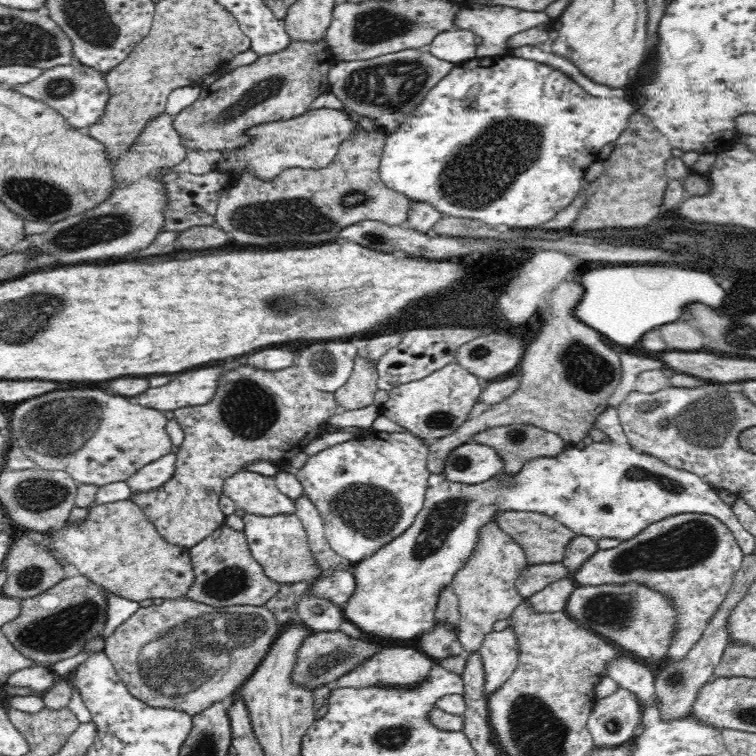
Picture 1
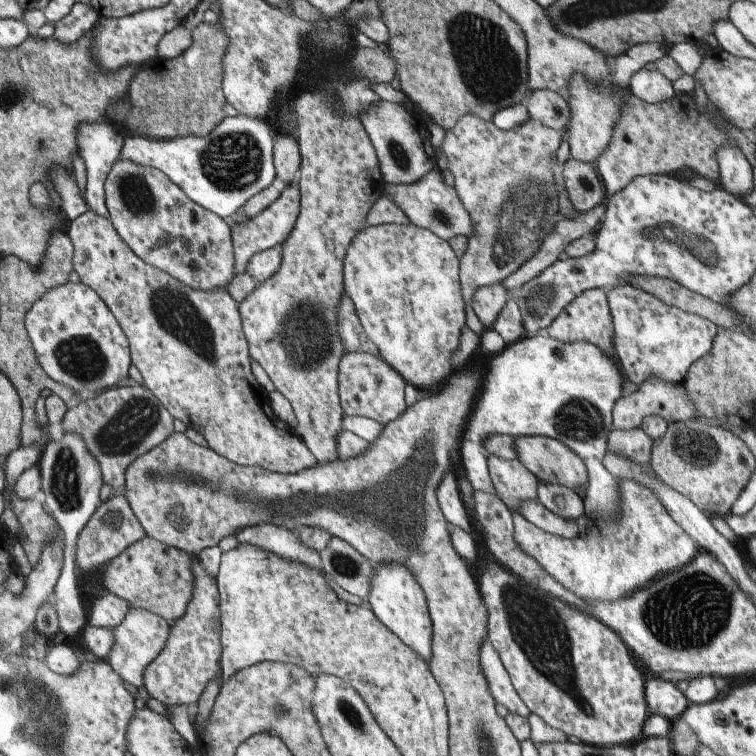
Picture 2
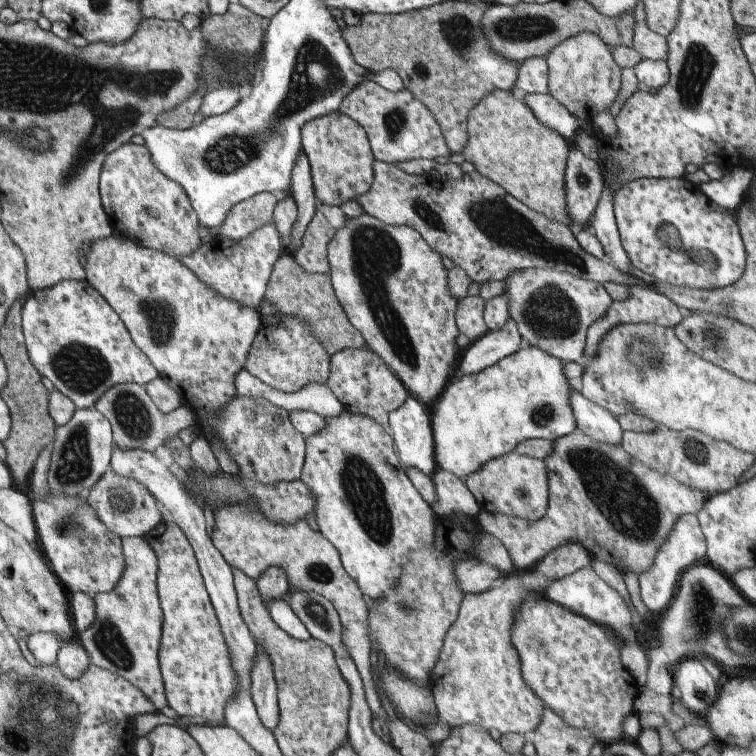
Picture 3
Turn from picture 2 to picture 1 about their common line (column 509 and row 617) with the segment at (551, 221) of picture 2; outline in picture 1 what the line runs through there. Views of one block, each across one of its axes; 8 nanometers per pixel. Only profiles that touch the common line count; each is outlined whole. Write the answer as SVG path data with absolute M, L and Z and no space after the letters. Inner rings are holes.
M190 598L184 600L164 600L160 605L151 605L148 607L140 607L130 618L127 618L116 627L116 630L107 636L105 655L109 658L113 667L116 669L120 680L124 682L126 688L129 690L132 696L135 696L138 700L141 700L144 704L151 706L152 708L166 708L175 709L178 712L187 712L194 716L194 714L200 714L204 712L206 708L210 708L212 704L218 704L218 702L226 702L236 694L241 688L242 684L253 672L260 666L260 662L264 660L264 656L268 654L272 644L278 636L278 622L275 620L275 616L263 606L208 606L192 600Z

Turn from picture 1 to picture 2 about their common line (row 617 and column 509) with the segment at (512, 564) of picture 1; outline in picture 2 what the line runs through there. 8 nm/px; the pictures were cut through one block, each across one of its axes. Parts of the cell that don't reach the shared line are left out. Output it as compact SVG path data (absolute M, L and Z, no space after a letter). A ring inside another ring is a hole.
M486 455L486 466L497 498L514 513L521 502L536 500L538 480L519 460Z

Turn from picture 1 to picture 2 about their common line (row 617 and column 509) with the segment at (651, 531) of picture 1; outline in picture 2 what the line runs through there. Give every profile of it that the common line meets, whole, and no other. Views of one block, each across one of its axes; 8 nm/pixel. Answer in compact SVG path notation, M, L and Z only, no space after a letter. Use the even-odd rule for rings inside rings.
M487 640L483 641L479 648L479 664L481 664L481 672L487 680L487 690L494 702L503 704L508 712L515 712L516 715L527 717L530 714L528 708L517 696L498 652L495 652Z

